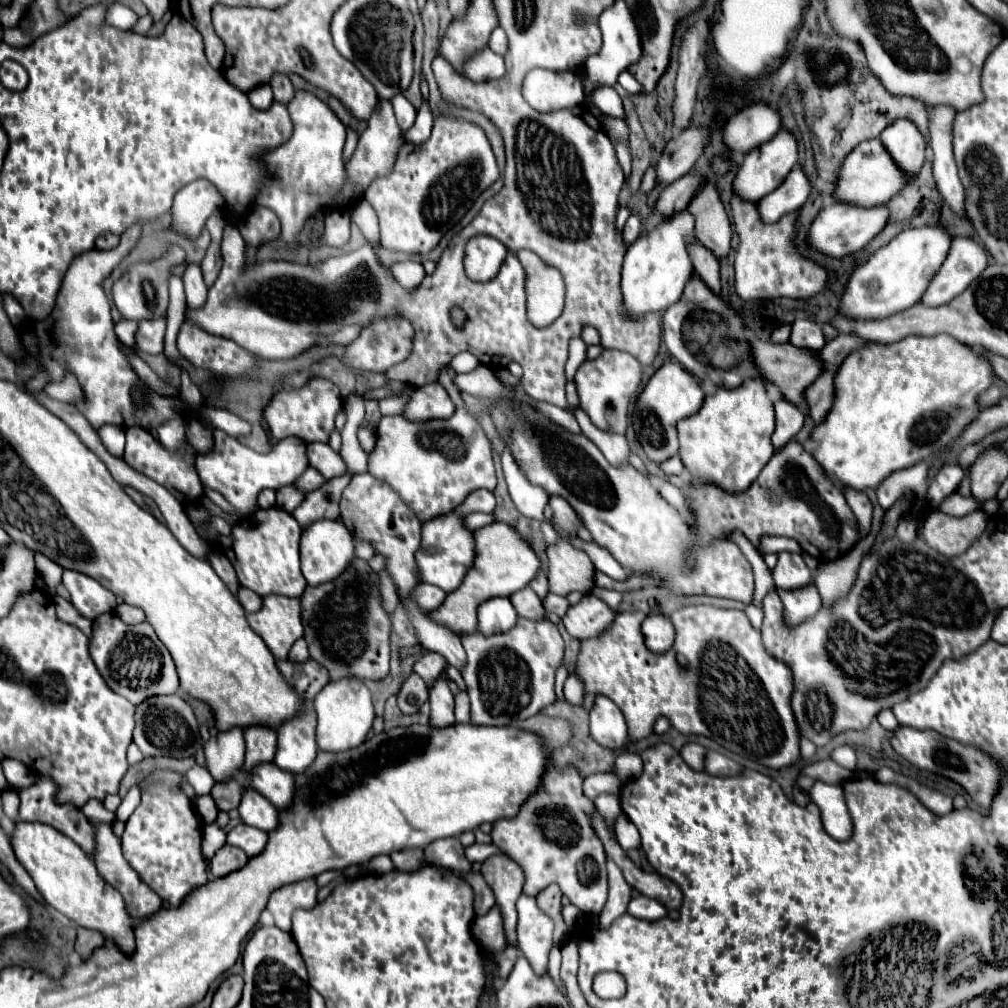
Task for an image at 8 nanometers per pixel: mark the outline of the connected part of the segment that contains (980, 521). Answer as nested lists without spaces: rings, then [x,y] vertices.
[[[933,509],[919,521],[917,537],[945,557],[957,557],[969,549],[985,527],[987,515],[983,511],[973,511],[965,517],[951,517],[939,509]]]

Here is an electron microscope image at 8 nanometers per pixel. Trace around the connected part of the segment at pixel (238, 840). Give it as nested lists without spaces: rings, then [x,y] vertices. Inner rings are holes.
[[[241,823],[227,833],[227,843],[241,847],[249,857],[253,857],[263,851],[267,843],[267,833],[261,833],[261,829],[253,829],[251,825]]]

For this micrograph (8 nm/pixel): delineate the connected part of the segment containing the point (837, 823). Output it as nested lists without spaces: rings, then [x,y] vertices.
[[[817,781],[809,791],[813,803],[821,809],[823,827],[835,839],[849,839],[851,835],[851,817],[845,805],[843,787],[841,785],[827,785]]]

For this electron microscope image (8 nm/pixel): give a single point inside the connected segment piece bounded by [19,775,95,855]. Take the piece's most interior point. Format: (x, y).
(37, 804)

